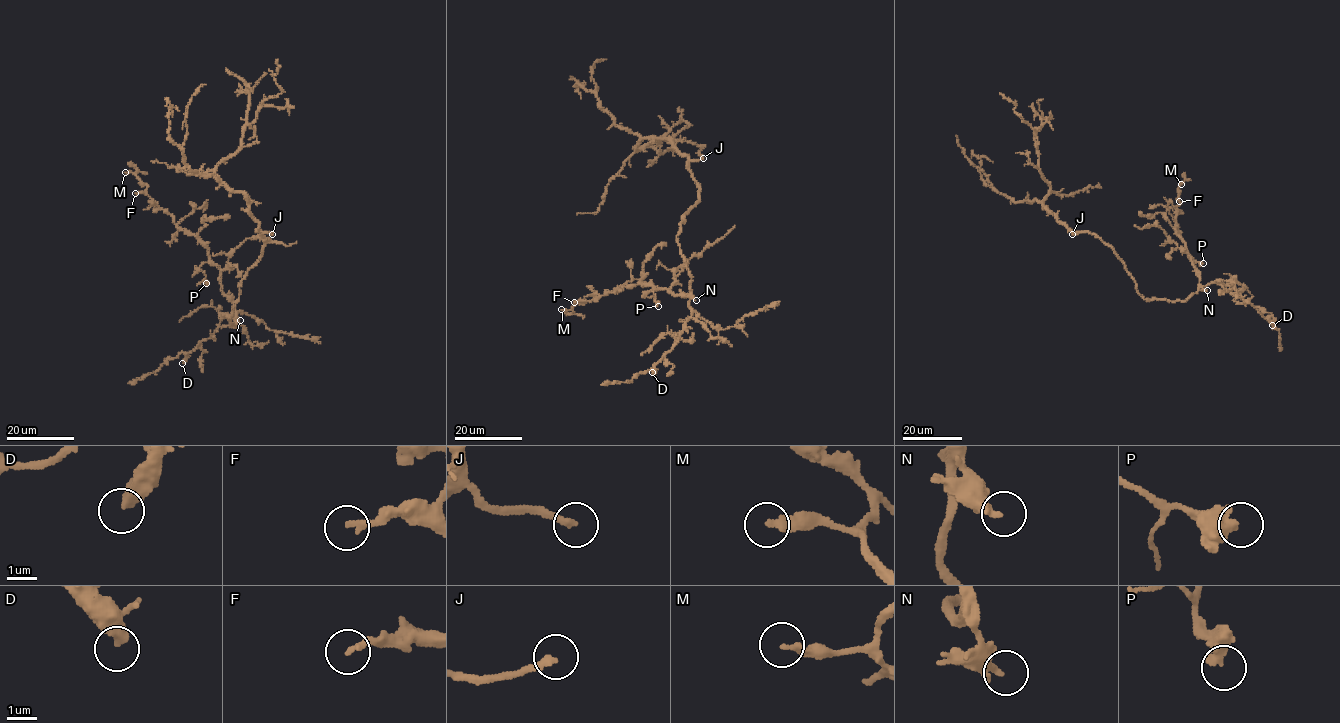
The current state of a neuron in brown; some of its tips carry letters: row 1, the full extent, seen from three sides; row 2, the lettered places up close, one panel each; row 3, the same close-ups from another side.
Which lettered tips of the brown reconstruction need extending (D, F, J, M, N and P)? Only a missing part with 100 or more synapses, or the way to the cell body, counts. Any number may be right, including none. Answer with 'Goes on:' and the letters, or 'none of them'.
Goes on: J

